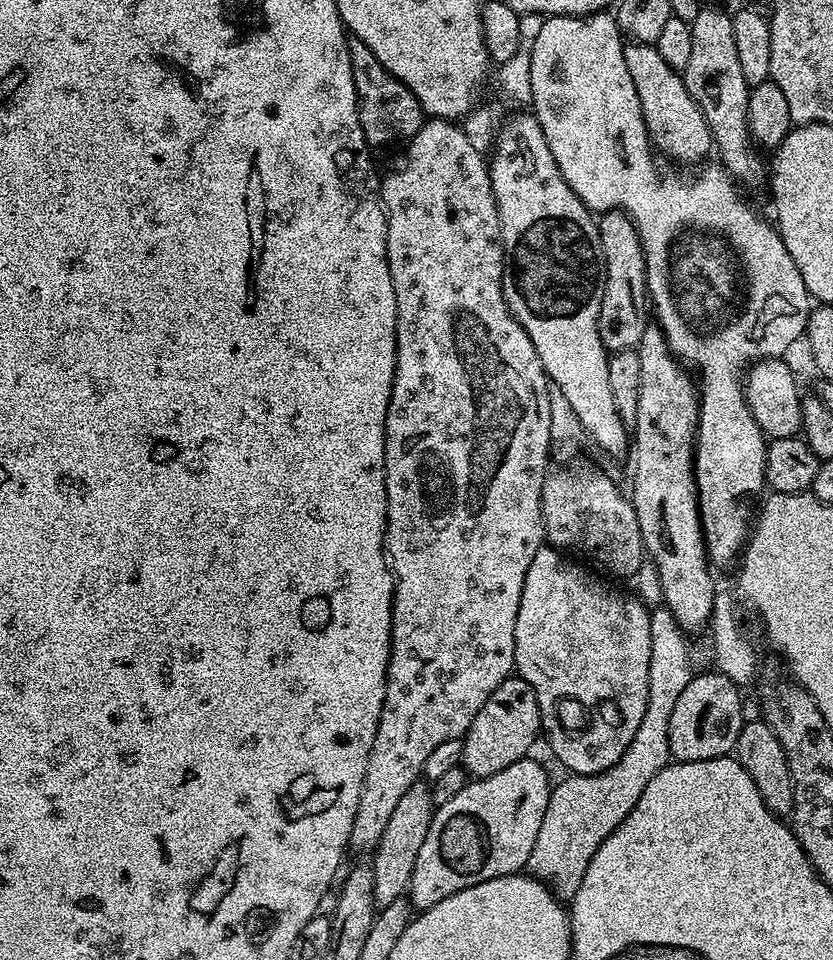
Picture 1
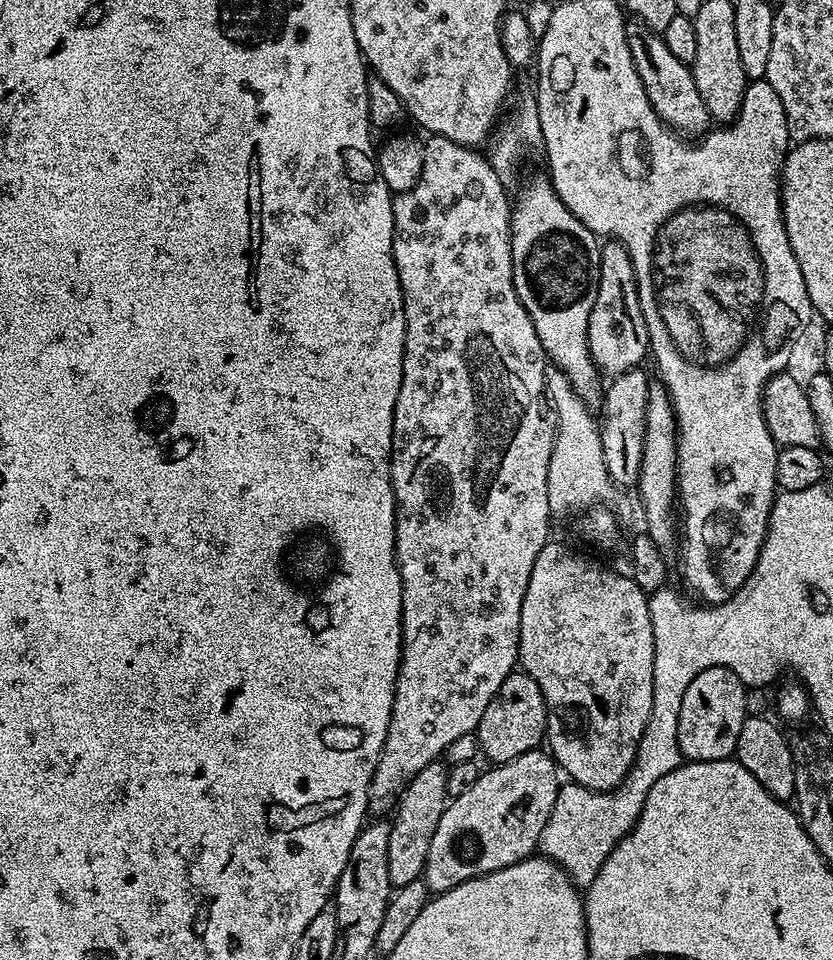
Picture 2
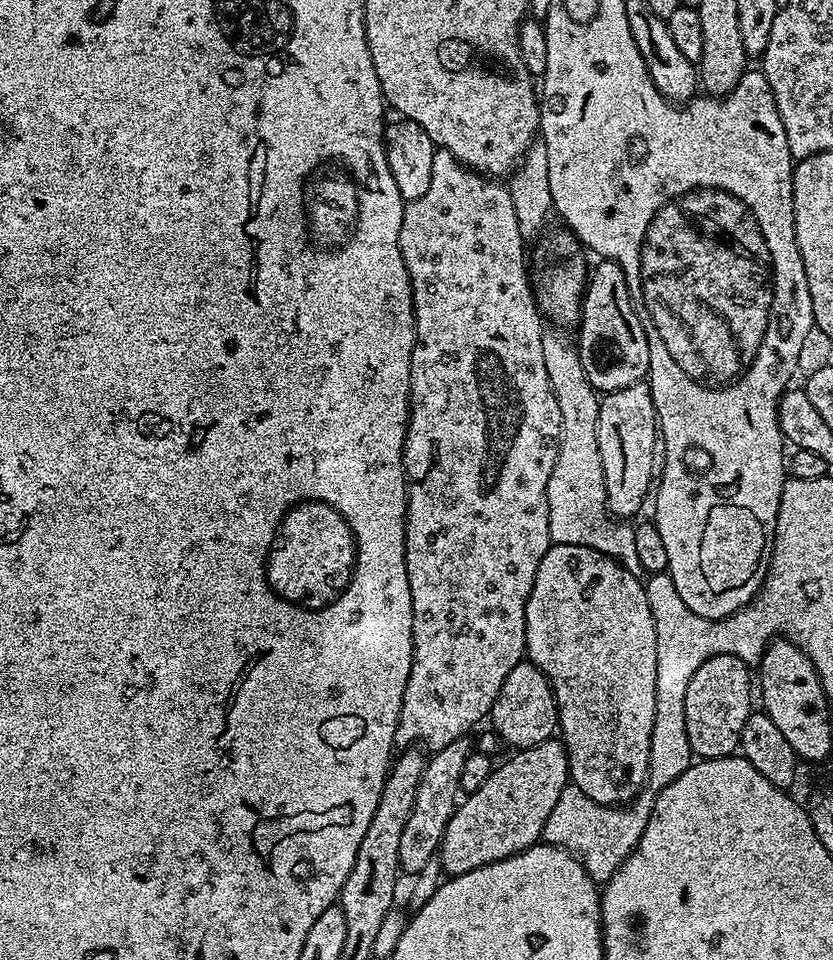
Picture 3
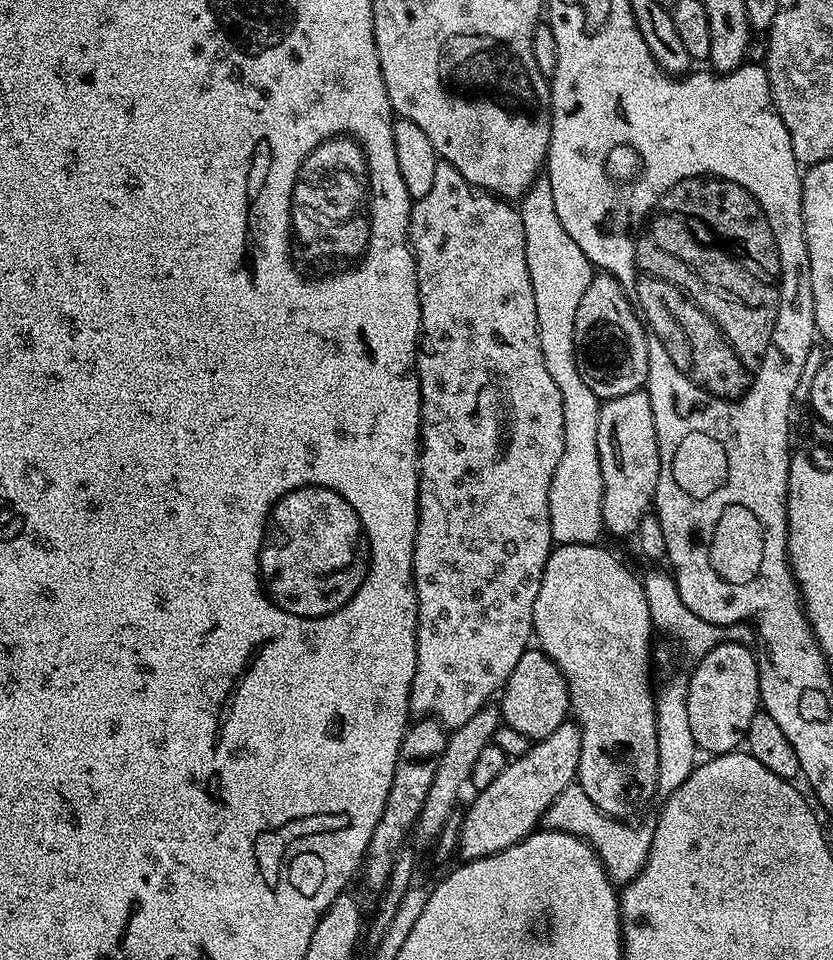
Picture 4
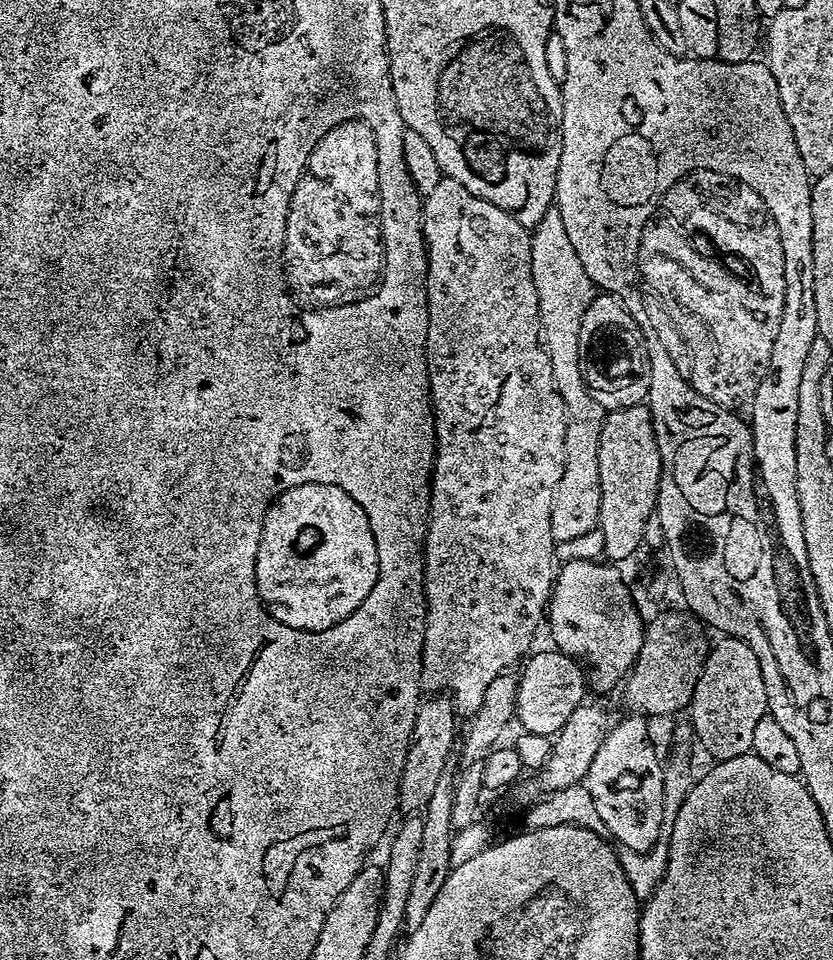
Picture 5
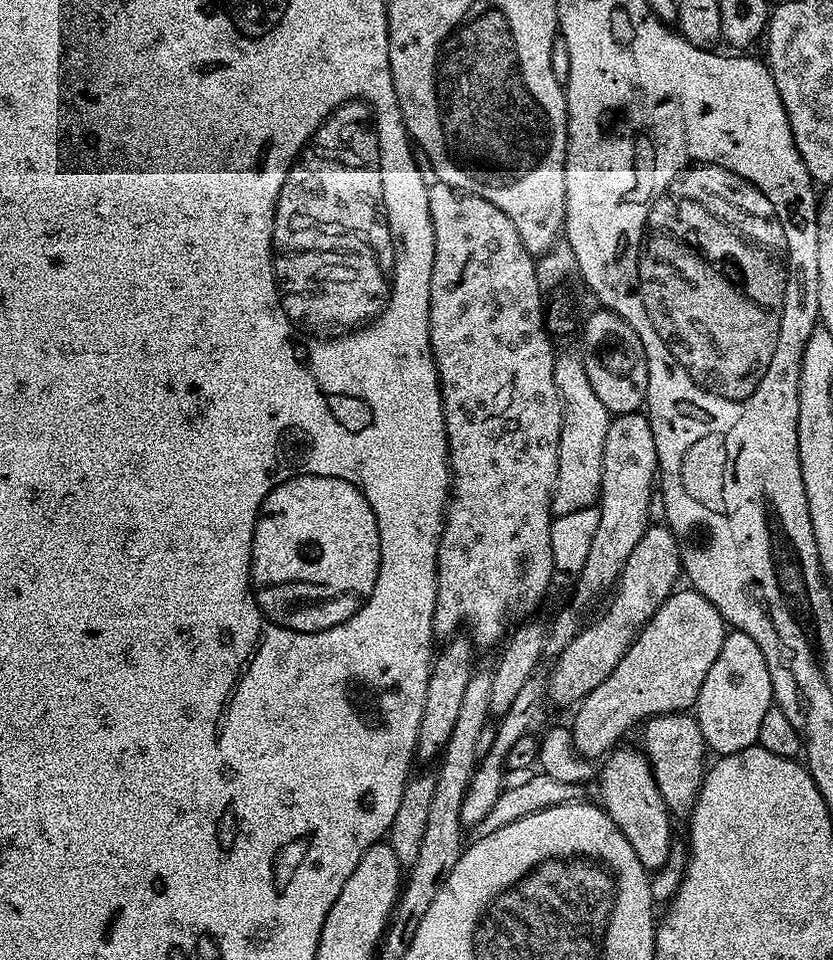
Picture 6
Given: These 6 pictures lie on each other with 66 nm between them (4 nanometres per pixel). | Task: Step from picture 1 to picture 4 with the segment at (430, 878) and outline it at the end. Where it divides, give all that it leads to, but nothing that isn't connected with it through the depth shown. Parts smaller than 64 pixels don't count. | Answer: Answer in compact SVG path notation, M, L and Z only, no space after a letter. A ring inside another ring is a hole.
M565 722L545 740L537 740L525 756L509 759L508 765L486 786L473 795L472 805L463 813L459 855L465 861L493 856L537 831L546 810L568 784L576 780L580 757L580 730L575 723Z

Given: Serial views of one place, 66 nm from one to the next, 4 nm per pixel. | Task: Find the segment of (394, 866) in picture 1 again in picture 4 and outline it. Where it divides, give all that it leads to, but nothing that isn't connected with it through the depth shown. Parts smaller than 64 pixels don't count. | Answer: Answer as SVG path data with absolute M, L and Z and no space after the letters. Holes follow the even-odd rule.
M489 702L482 710L478 710L466 725L453 729L449 733L446 750L443 751L436 763L434 781L430 784L430 793L426 796L426 803L422 806L422 813L416 820L416 827L412 830L413 839L420 844L431 845L441 834L451 813L457 807L457 800L465 784L472 777L475 759L478 758L482 747L493 741L493 736L501 728L500 707L497 703Z

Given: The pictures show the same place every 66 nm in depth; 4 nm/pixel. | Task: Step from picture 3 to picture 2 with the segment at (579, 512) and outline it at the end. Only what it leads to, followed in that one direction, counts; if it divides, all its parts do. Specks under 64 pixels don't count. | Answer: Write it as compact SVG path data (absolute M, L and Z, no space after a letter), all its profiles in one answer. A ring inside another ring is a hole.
M555 366L545 367L544 381L548 400L556 412L556 437L554 450L550 454L550 470L546 470L546 494L553 517L583 513L597 507L614 491L612 479L606 470L606 458L602 454L602 438L597 417L592 417L593 409L578 398L574 386Z

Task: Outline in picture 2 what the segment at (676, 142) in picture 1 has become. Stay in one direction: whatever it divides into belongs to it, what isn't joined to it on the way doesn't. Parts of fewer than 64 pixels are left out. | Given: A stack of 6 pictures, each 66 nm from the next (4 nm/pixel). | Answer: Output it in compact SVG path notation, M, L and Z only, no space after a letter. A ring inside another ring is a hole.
M632 18L626 23L626 42L630 46L634 70L638 70L638 78L642 78L646 98L650 106L654 106L661 122L668 125L673 132L688 138L699 138L709 131L710 117L702 102L702 94L698 94L698 86L694 86L691 67L678 62L678 58L666 46L663 35L650 30L650 26L642 21Z

